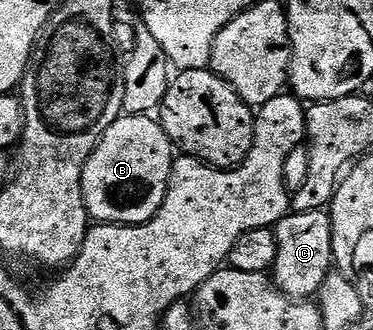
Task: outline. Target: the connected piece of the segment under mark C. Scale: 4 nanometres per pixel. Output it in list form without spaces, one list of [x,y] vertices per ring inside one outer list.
[[[327,210],[292,211],[276,222],[274,230],[276,263],[270,272],[271,278],[280,292],[291,299],[311,300],[334,267],[331,214]]]

